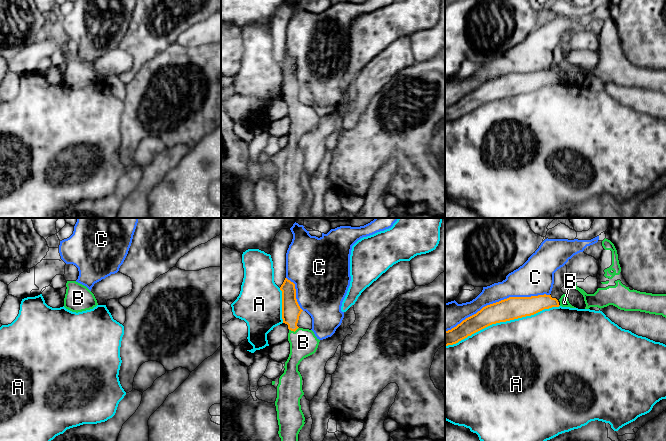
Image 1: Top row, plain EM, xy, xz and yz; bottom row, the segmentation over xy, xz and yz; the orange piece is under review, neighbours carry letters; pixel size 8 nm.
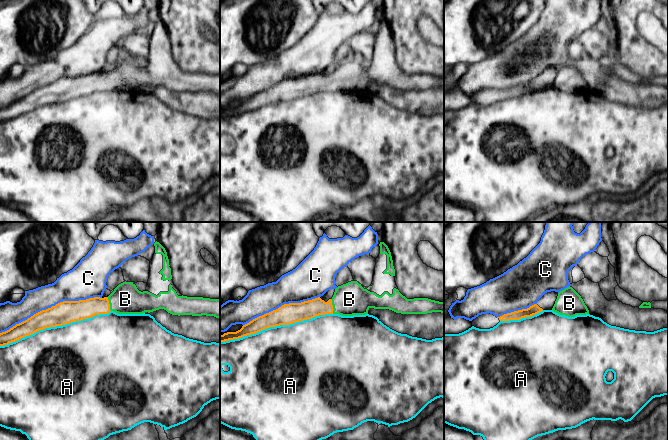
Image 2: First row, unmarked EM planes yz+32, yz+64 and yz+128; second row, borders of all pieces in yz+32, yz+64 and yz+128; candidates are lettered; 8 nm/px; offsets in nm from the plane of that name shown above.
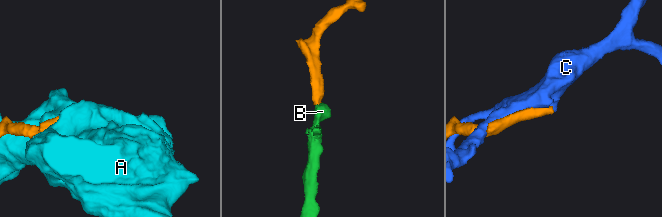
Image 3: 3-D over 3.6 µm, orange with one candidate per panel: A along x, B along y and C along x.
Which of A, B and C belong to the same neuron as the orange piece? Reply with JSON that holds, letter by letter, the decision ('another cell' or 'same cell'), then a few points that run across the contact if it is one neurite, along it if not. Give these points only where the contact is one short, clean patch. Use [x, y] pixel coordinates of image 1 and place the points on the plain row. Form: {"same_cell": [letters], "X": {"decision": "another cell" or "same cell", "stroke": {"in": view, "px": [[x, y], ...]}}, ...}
{"same_cell": ["B"], "A": {"decision": "another cell"}, "B": {"decision": "same cell", "stroke": {"in": "xz", "px": [[291, 86], [293, 106], [303, 118]]}}, "C": {"decision": "another cell"}}

